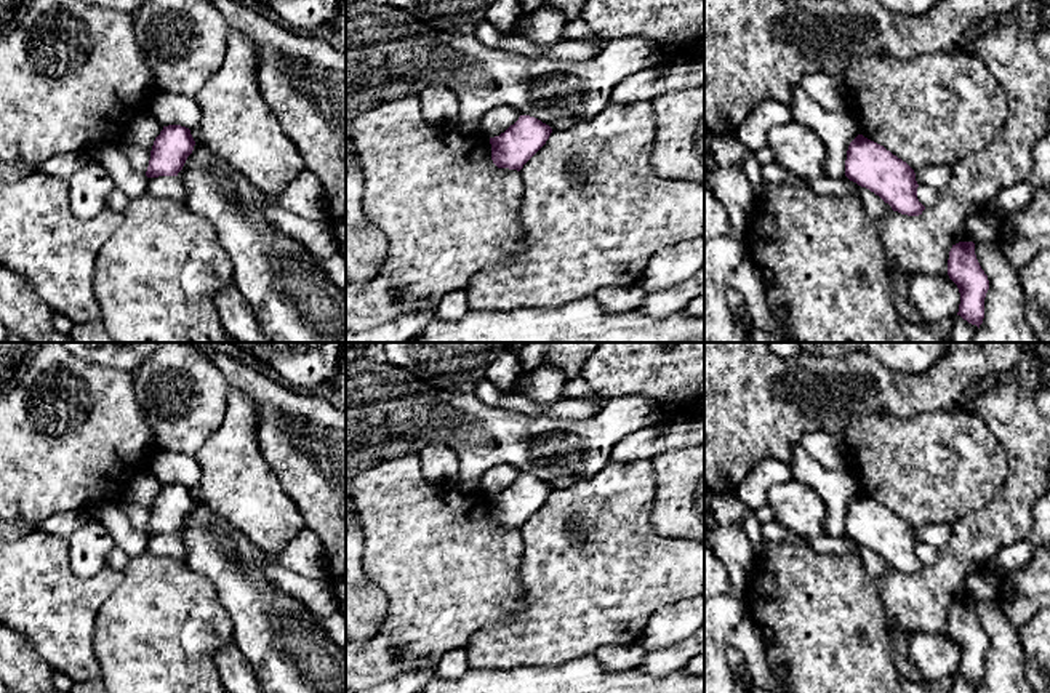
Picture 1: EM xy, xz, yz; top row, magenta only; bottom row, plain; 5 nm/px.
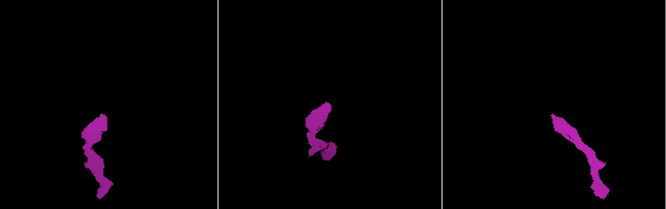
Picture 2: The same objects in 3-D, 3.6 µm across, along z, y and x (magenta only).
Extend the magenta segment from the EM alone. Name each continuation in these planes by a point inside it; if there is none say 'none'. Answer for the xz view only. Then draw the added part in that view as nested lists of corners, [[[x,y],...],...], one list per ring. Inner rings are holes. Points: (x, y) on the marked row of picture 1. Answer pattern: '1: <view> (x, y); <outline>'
1: xz (384, 45); [[[357,0],[346,5],[346,98],[370,96],[397,82],[424,86],[447,85],[458,98],[458,122],[480,122],[498,104],[507,104],[552,130],[563,130],[600,114],[611,102],[613,88],[626,77],[677,59],[671,38],[626,37],[610,40],[587,61],[533,59],[482,43],[474,34],[440,30],[408,11]]]

